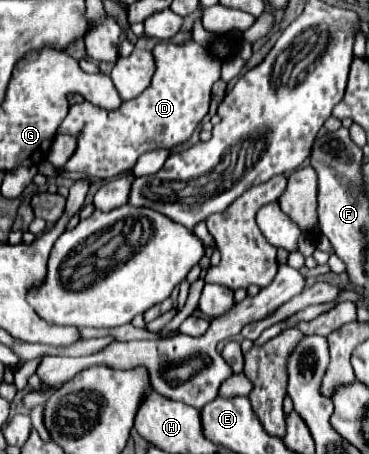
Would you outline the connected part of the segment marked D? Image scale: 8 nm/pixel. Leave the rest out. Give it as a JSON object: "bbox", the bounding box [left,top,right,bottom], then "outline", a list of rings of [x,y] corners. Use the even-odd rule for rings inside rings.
{"bbox":[38,42,220,180],"outline":[[[160,42],[152,54],[156,58],[156,74],[150,88],[138,98],[122,102],[118,110],[104,110],[90,102],[70,106],[58,134],[78,136],[78,148],[62,169],[47,162],[38,166],[39,173],[52,177],[60,171],[73,171],[108,180],[132,170],[136,160],[154,148],[170,150],[190,140],[202,118],[208,114],[212,84],[220,80],[220,62],[196,42]]]}

